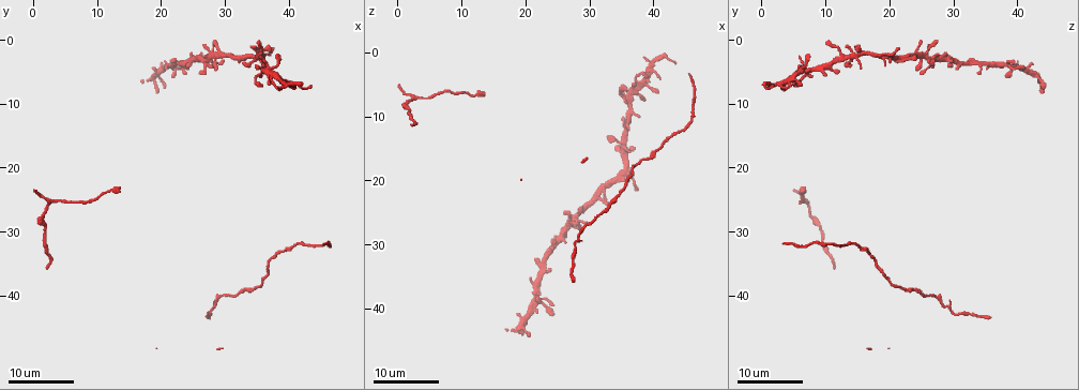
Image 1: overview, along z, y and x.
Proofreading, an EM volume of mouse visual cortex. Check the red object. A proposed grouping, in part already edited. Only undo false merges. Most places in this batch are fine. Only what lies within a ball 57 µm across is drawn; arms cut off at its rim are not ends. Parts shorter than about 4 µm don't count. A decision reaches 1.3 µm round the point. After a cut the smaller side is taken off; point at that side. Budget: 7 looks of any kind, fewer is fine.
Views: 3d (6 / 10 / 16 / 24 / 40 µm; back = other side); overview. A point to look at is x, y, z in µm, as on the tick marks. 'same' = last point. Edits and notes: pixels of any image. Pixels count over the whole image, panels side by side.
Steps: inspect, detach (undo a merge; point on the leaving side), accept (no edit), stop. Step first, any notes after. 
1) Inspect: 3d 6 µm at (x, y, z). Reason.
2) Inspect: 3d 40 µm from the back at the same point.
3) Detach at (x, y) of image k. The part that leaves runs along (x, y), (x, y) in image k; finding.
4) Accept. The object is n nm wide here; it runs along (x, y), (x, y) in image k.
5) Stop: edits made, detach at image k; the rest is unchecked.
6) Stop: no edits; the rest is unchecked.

Inspect: 3d 16 µm at (28.5, 41.5, 28.5). Three-way junction.

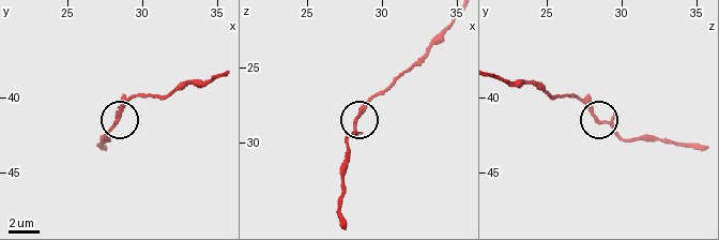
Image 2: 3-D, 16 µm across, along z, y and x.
Inspect: 3d 10 µm at (28.4, 41.6, 28.4).

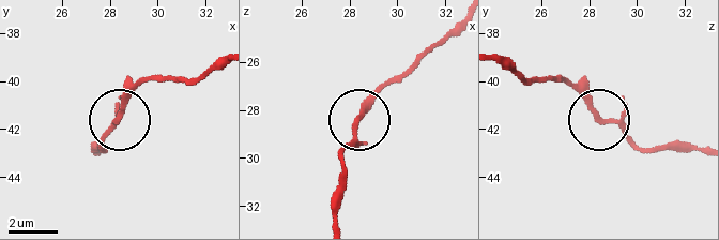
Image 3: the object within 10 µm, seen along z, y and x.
Accept. 3 arms meet here; it runs along (218, 59), (187, 79), (138, 86), (102, 151) in image 3; continuous, no second neuron.

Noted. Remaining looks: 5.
Inspect: 3d 24 µm at (34.5, 39.0, 22.5). Sudden change in width.

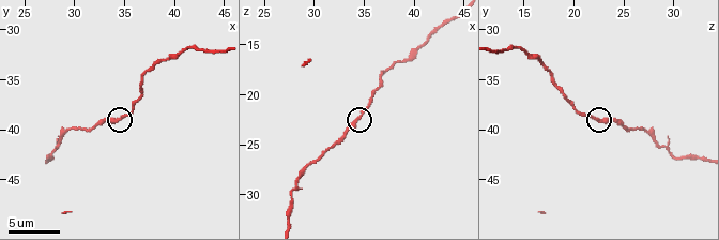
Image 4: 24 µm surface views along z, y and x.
Inspect: 3d 6 µm at (34.8, 38.6, 22.2).

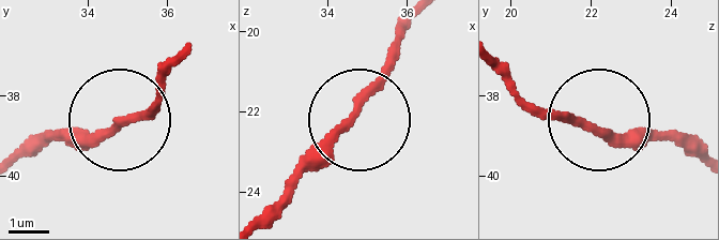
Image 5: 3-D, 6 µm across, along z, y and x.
Accept. It runs along (171, 71), (151, 111), (100, 132), (21, 143) in image 5; all the same neuron.

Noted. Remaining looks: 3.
Inspect: 3d 16 µm at (12.0, 23.5, 7.0). Sudden change in width.

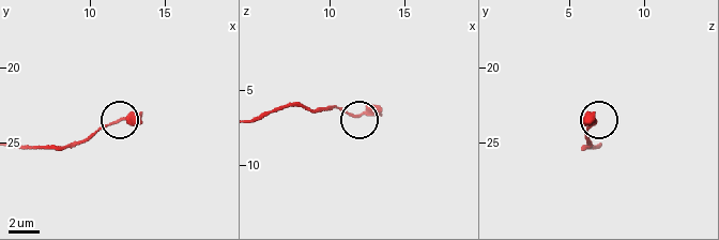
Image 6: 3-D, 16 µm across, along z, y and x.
Inspect: 3d 6 µm at (12.0, 23.6, 6.8).

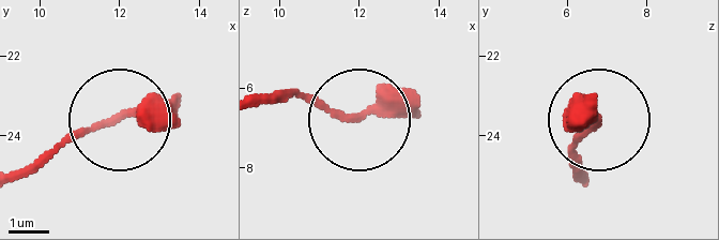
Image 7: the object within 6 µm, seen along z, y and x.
Accept. The object is 310 nm wide here; continuous, no second neuron.

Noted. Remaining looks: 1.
Stop: no edits; the rest is unchecked.

